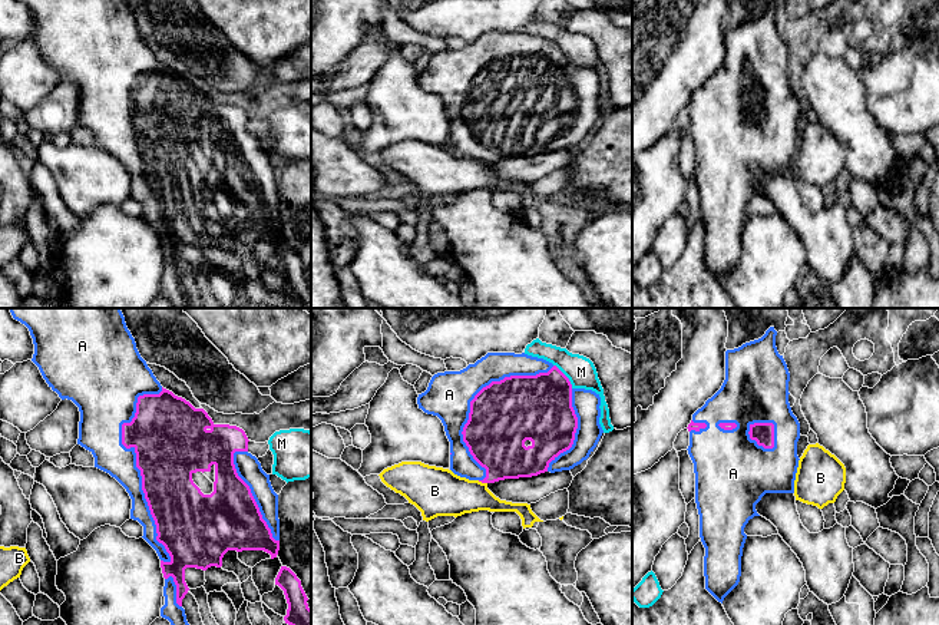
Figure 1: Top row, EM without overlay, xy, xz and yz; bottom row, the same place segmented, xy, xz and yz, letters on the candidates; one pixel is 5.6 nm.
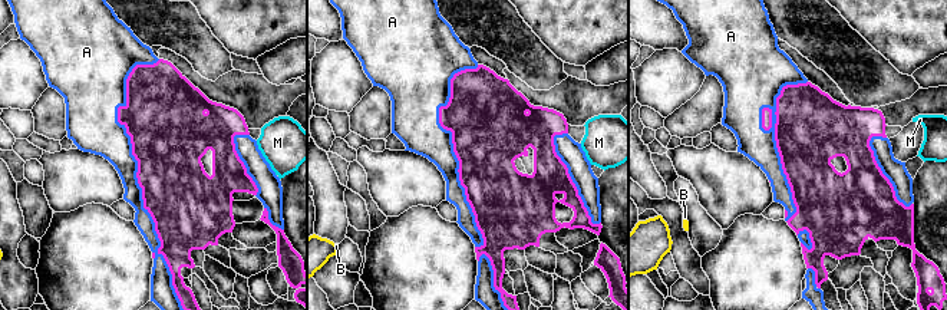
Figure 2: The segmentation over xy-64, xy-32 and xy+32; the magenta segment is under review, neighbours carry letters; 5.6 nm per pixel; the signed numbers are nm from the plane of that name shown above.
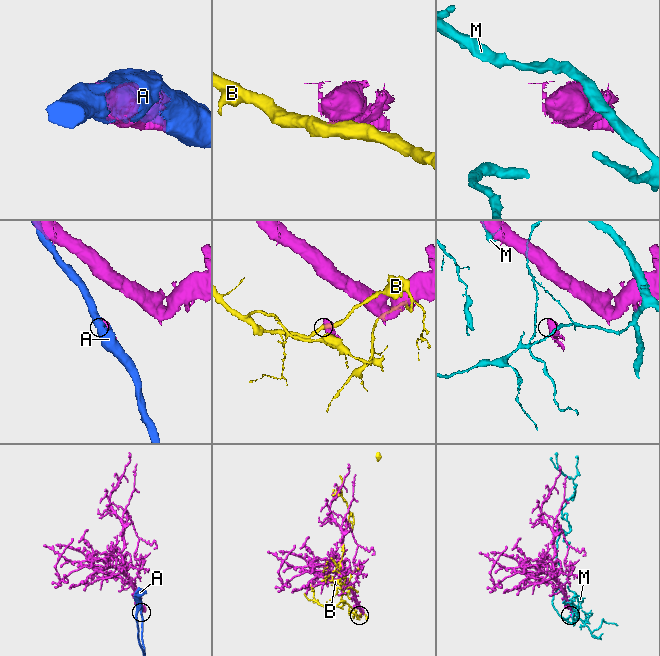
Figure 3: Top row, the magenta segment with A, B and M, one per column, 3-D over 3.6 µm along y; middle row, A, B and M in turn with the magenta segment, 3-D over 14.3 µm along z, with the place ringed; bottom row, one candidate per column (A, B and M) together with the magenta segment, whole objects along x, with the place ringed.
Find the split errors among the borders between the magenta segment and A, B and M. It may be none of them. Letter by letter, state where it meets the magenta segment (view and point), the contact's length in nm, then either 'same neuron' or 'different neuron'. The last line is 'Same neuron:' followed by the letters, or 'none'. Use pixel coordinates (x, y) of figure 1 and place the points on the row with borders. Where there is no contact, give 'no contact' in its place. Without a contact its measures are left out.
A: meets magenta in xy at (136, 462); contact 1000 nm long; same neuron
B: meets magenta in xz at (482, 482); contact 60 nm long; different neuron
M: meets magenta in xz at (565, 376); contact 170 nm long; different neuron
Same neuron: A

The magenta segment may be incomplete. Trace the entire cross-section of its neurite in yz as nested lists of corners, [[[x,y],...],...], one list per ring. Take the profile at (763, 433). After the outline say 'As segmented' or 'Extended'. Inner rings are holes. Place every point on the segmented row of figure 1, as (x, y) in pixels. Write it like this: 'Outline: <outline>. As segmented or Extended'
Outline: [[[770,327],[761,338],[725,351],[725,380],[721,388],[692,414],[687,427],[690,431],[687,450],[695,473],[700,538],[705,548],[705,589],[721,603],[740,582],[741,556],[747,539],[744,528],[750,519],[760,516],[756,505],[766,493],[794,493],[800,460],[797,456],[800,423],[788,403],[790,373],[783,356],[777,351],[776,335],[777,331]]]. Extended

